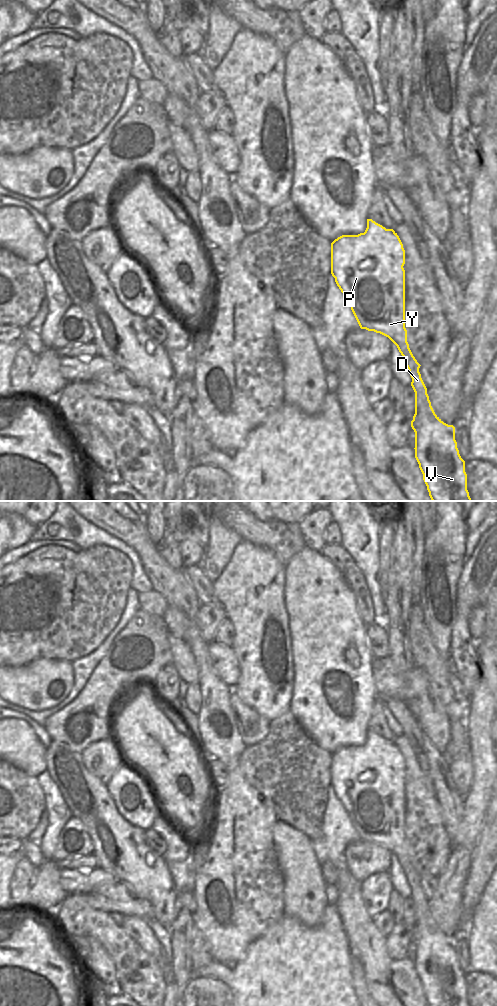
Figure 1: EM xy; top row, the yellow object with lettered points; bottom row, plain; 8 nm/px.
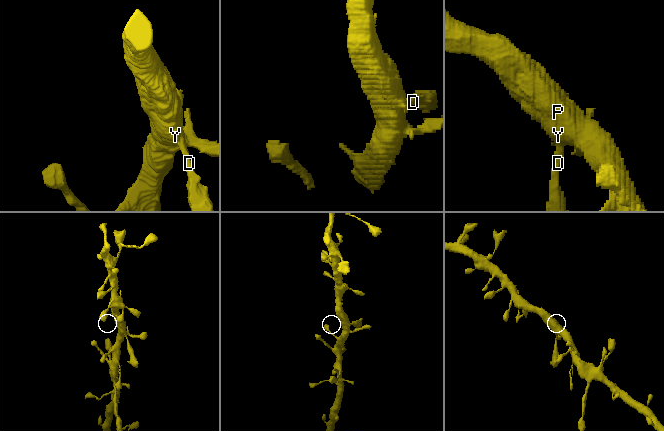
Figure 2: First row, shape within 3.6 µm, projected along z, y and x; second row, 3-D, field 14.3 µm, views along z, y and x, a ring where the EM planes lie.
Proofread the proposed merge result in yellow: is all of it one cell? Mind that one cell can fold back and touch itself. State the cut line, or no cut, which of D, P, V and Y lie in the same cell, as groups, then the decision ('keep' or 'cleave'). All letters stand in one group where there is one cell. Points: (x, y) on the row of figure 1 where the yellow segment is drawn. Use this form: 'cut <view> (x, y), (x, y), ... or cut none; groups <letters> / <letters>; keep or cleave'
cut none; groups D P V Y; keep

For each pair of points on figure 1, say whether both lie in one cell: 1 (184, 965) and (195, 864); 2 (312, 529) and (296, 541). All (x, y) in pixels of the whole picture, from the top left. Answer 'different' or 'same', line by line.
1: same
2: different

